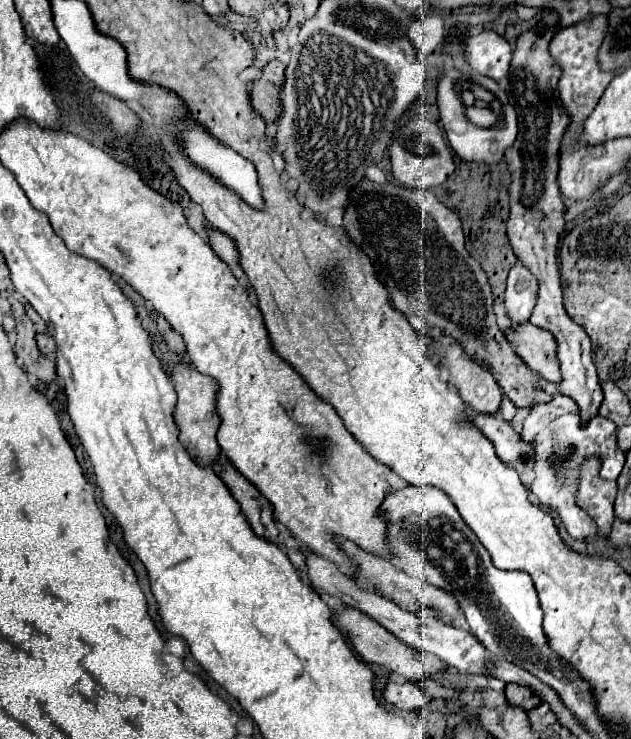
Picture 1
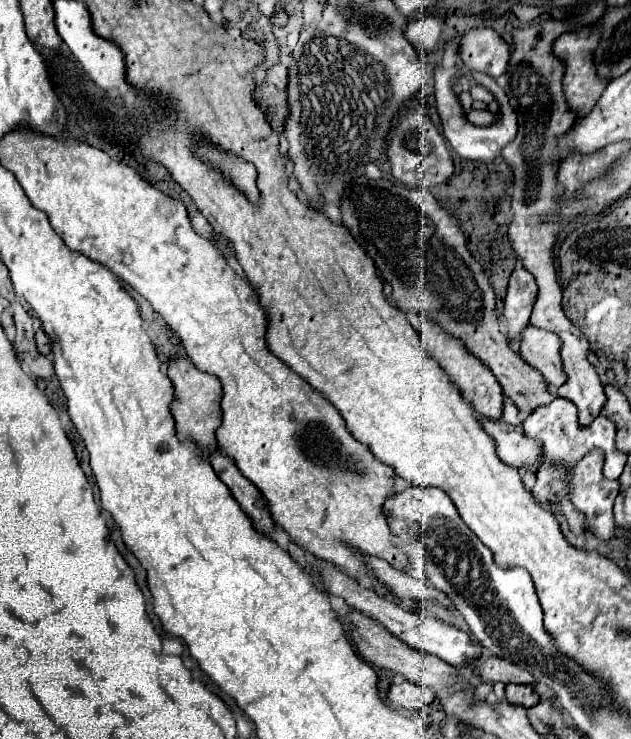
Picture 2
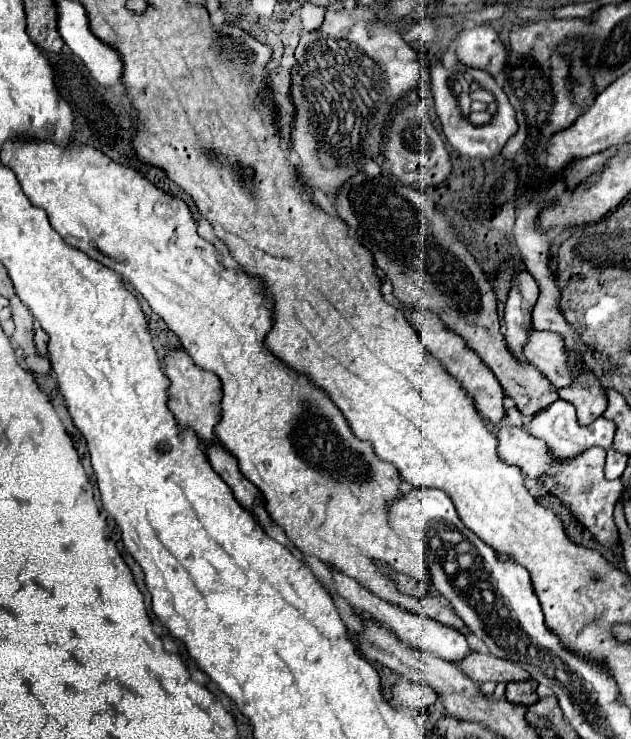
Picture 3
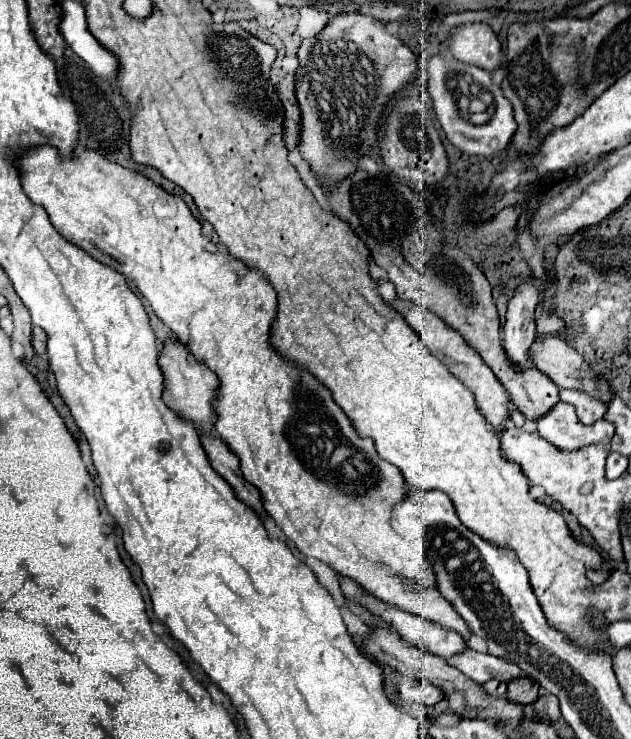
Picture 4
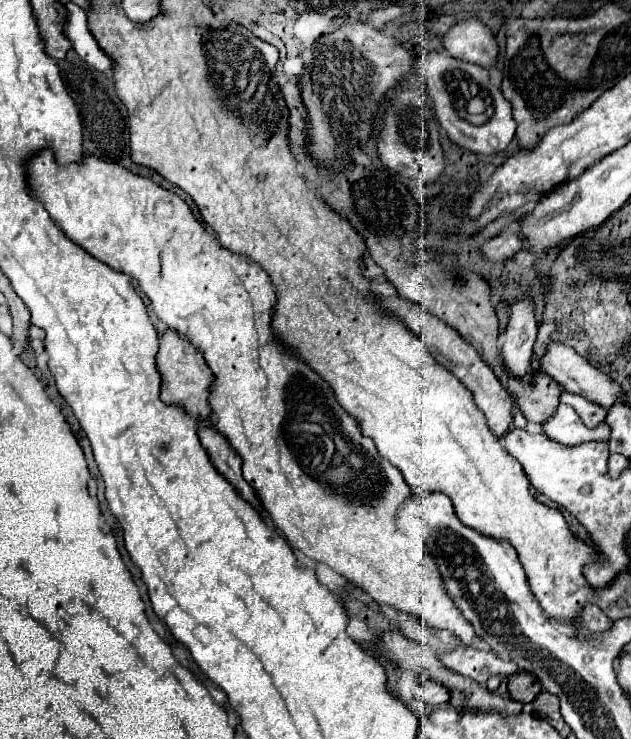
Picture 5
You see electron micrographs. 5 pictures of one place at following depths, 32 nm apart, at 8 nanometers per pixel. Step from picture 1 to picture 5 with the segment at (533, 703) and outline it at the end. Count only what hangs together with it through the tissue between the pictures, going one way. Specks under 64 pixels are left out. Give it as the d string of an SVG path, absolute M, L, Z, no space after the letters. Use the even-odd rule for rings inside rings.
M518 672L516 676L512 676L512 680L508 680L508 694L520 704L532 702L540 690L540 682L528 672Z

